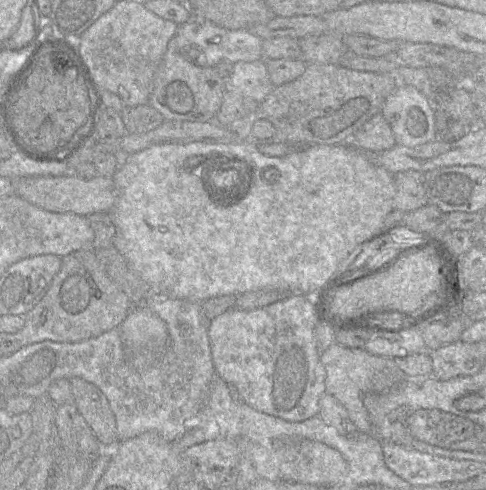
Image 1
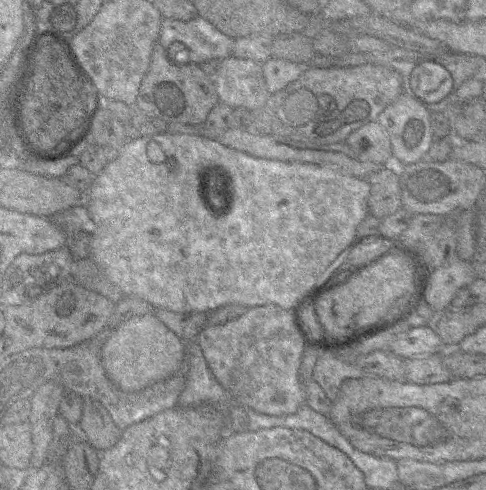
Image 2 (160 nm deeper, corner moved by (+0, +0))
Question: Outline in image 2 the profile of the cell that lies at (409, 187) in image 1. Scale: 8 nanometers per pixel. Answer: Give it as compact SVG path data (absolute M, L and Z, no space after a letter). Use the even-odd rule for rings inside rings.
M383 167L366 179L370 184L369 214L383 219L402 208L398 171Z

